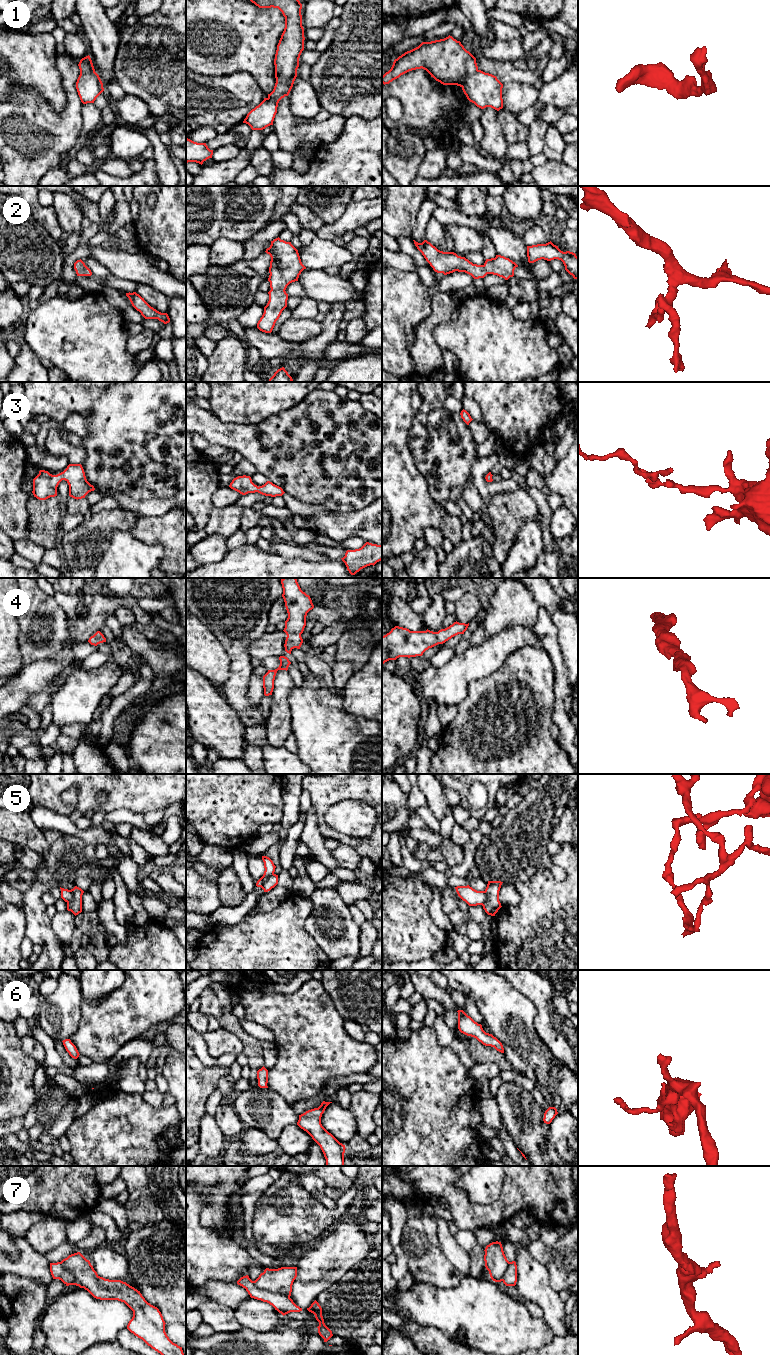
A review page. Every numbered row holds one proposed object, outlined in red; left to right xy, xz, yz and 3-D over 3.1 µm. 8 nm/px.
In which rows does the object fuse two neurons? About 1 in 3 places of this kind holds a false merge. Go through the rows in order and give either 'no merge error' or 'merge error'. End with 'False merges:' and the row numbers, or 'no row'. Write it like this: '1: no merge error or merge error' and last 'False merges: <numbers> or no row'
1: merge error
2: no merge error
3: no merge error
4: no merge error
5: merge error
6: no merge error
7: merge error
False merges: 1, 5, 7

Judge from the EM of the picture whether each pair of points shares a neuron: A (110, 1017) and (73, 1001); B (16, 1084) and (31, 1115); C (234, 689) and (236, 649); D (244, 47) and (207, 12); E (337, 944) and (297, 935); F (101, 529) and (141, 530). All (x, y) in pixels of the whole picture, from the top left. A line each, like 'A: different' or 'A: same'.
A: different
B: different
C: same
D: same
E: different
F: different

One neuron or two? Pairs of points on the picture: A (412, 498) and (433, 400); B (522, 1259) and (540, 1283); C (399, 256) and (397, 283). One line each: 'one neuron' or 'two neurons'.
A: two neurons
B: one neuron
C: two neurons

